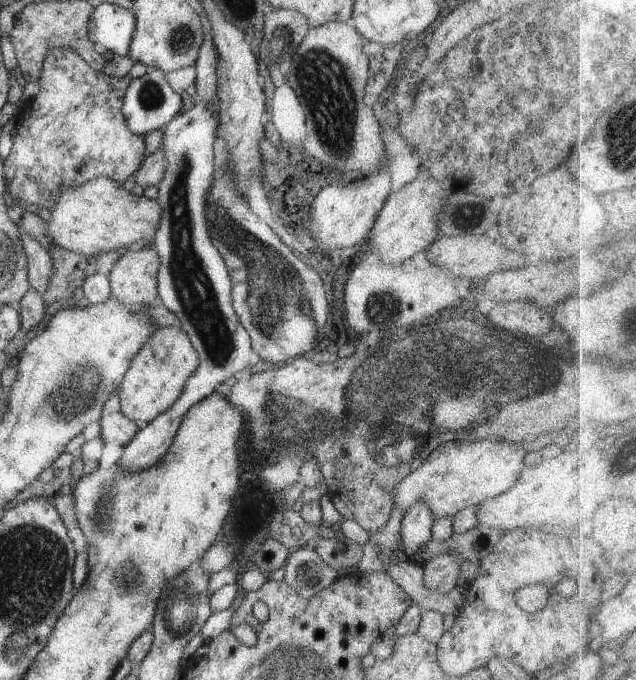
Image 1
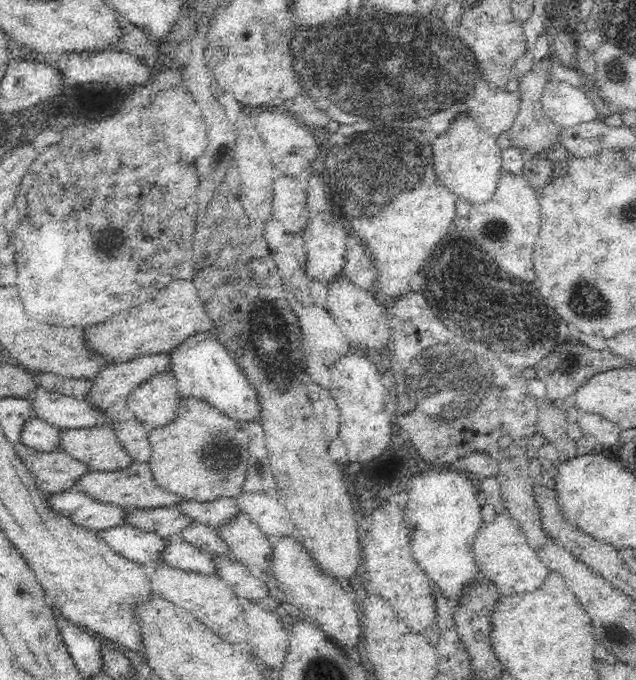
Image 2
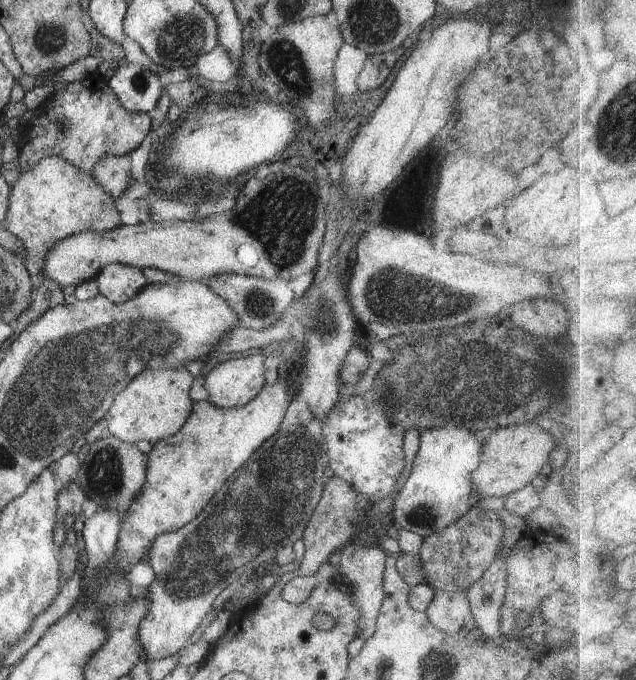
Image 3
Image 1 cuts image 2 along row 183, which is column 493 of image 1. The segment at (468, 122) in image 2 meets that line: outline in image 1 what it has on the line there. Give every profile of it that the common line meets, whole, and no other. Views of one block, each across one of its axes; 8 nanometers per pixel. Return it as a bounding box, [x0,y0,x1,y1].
[394,439,525,519]

